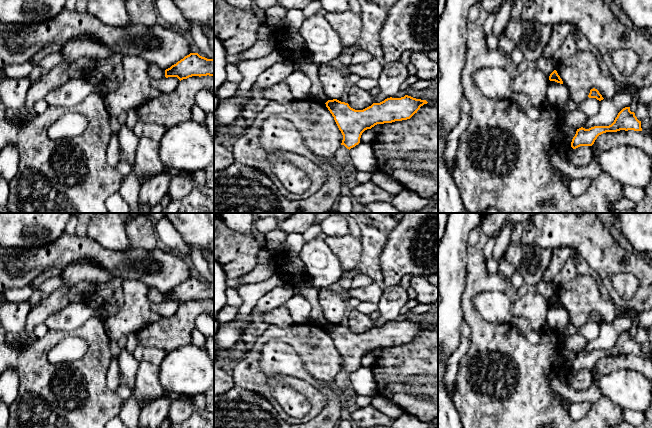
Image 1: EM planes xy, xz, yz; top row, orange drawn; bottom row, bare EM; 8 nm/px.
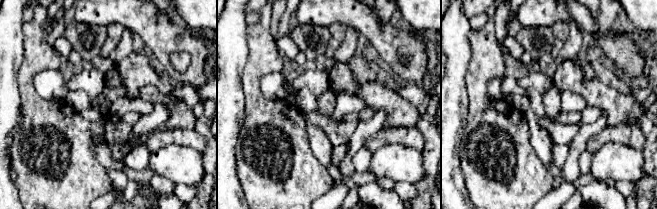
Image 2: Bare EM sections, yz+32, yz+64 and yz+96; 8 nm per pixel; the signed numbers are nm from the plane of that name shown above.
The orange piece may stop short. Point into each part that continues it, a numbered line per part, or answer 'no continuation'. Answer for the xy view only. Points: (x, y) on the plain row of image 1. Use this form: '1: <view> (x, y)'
no continuation

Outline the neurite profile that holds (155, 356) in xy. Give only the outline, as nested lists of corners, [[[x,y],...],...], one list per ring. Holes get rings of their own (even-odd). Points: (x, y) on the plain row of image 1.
[[[139,345],[132,354],[139,362],[147,361],[153,365],[159,366],[166,357],[167,352],[159,348]]]

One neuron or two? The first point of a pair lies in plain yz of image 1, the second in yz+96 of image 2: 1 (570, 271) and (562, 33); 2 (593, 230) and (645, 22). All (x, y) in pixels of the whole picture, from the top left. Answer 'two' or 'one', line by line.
1: two
2: two

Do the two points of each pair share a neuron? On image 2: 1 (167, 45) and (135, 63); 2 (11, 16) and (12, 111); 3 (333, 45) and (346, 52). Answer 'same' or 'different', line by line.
1: different
2: same
3: different

